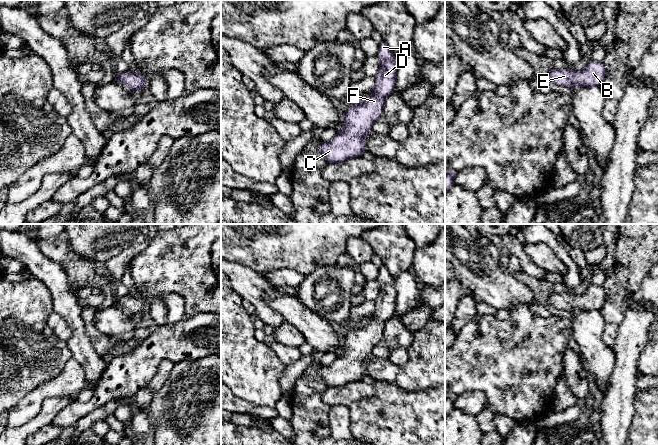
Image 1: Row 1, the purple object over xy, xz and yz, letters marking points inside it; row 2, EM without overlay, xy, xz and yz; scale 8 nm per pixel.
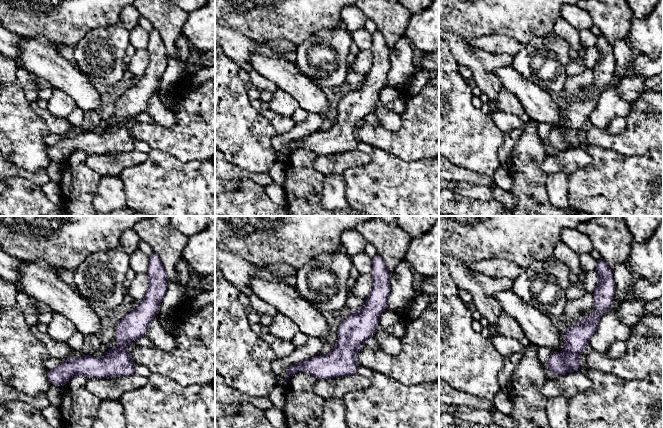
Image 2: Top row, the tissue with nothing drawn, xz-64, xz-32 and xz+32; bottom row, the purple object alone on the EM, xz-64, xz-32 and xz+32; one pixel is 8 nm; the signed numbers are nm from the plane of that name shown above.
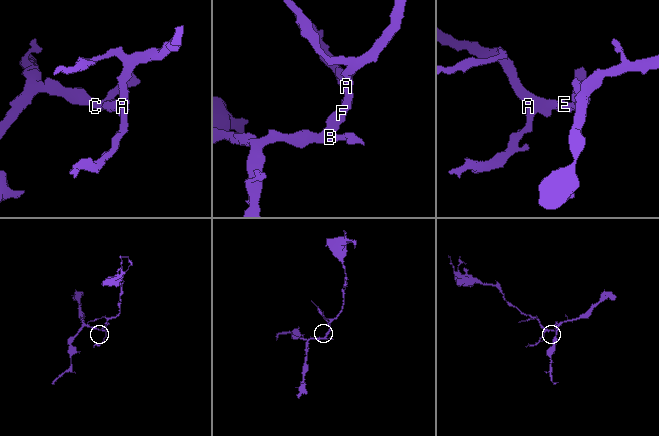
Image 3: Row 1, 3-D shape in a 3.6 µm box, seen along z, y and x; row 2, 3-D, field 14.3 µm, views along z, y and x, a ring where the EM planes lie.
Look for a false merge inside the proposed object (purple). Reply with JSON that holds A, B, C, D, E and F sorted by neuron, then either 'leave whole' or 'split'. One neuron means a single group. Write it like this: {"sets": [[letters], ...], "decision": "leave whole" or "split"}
{"sets": [["A", "B", "C", "D", "E", "F"]], "decision": "leave whole"}

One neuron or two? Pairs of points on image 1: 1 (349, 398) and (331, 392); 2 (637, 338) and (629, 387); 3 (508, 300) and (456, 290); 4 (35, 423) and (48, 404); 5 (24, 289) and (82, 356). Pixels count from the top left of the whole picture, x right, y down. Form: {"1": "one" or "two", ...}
{"1": "one", "2": "one", "3": "two", "4": "one", "5": "two"}

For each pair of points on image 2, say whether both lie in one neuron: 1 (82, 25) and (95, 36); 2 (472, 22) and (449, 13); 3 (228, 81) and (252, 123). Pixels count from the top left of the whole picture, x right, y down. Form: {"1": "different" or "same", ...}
{"1": "different", "2": "same", "3": "same"}

